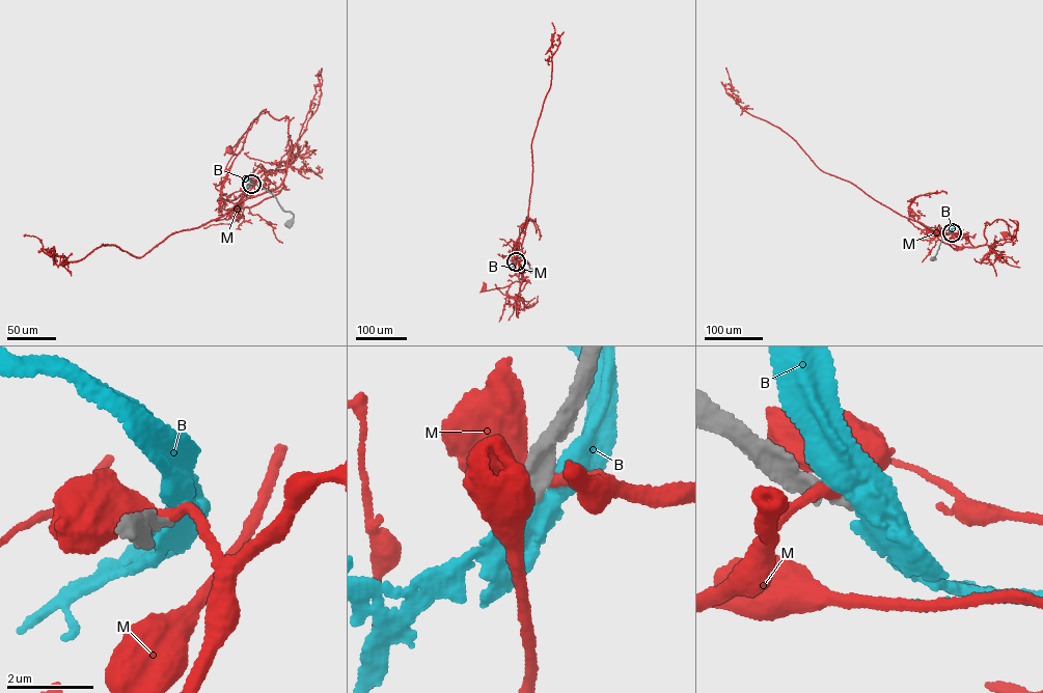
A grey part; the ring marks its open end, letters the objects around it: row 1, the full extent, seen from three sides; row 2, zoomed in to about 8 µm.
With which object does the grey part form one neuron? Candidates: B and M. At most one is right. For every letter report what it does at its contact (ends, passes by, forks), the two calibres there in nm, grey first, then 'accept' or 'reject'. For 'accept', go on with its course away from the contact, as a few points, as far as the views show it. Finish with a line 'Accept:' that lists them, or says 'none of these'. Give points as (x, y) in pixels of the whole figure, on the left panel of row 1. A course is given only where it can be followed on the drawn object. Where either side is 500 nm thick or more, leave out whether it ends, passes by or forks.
B: 300/500 nm | accept
M: it passes by | 440/320 nm | reject
Accept: B

